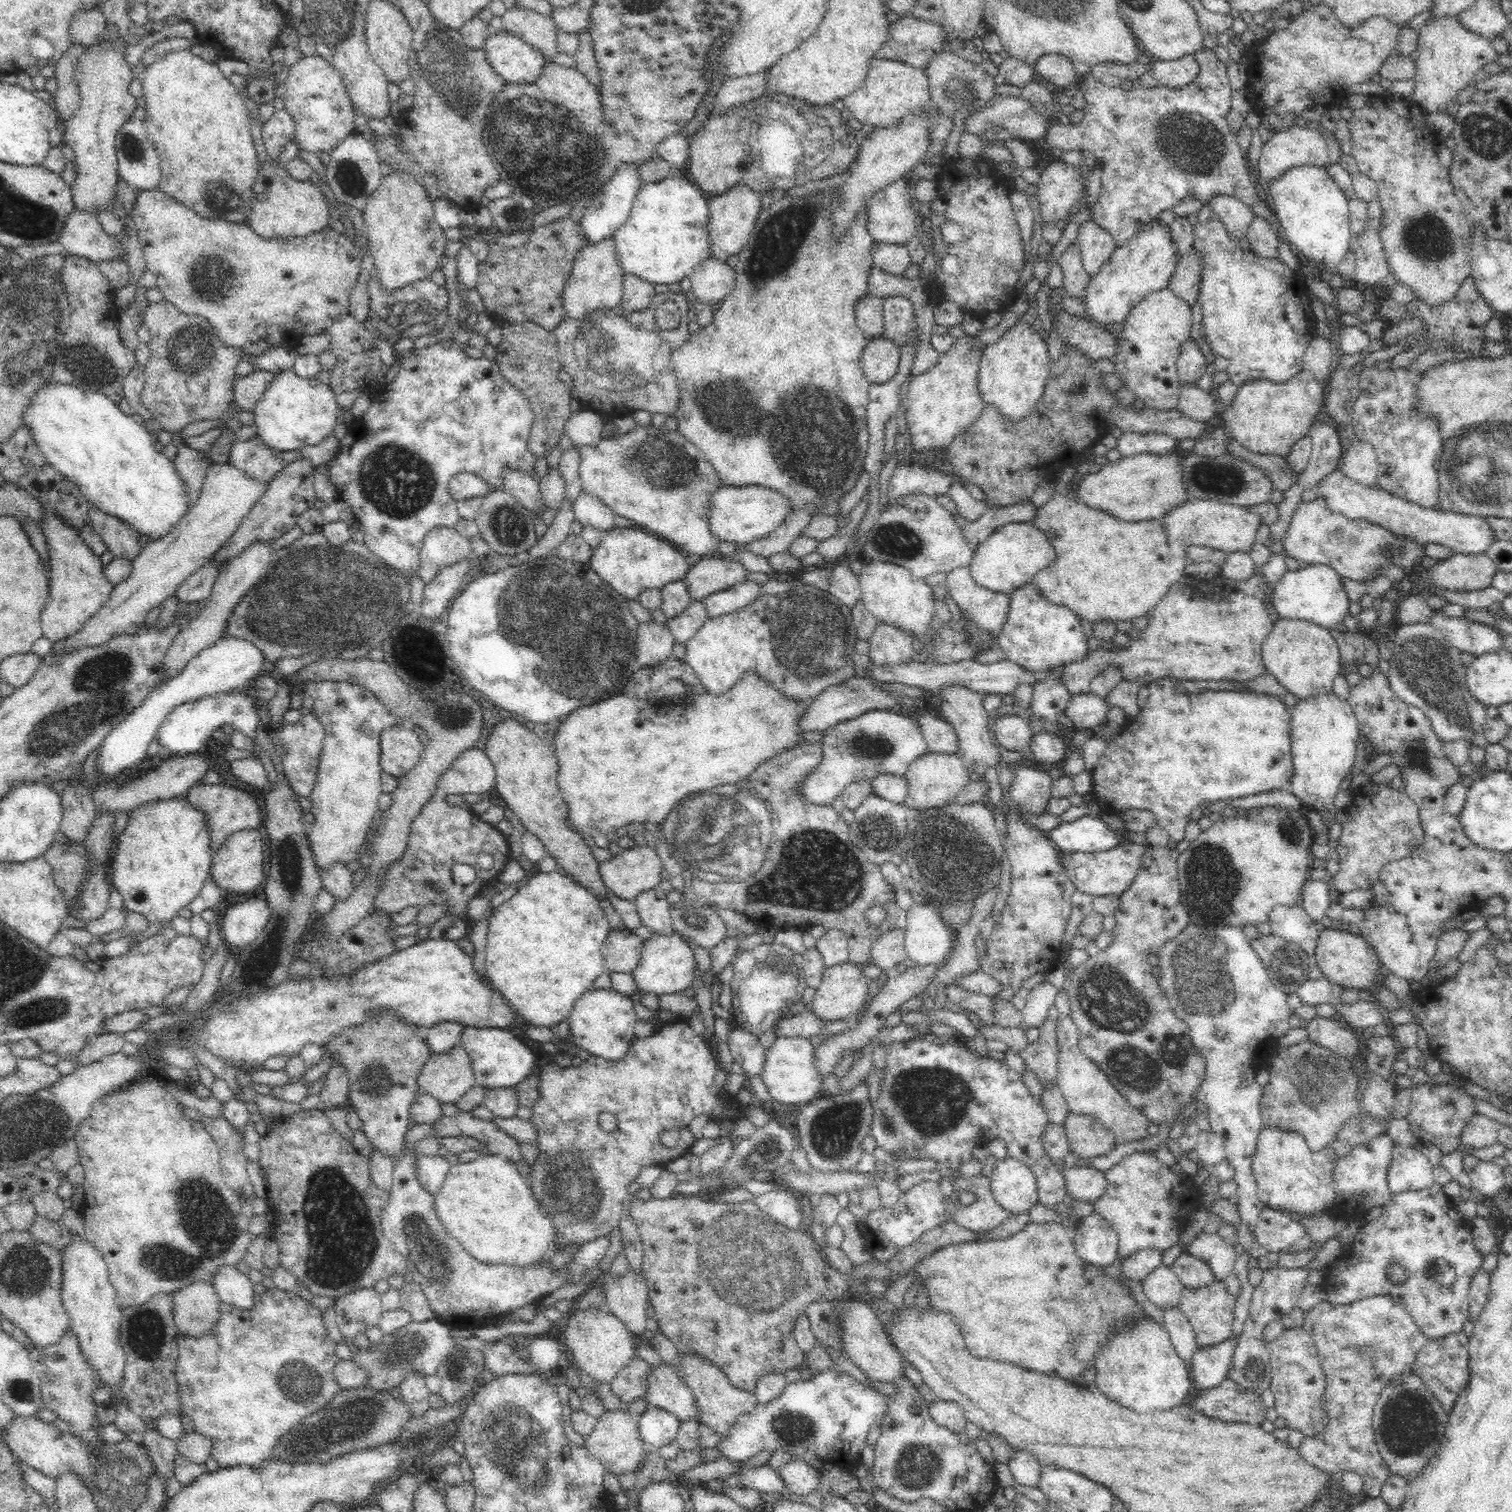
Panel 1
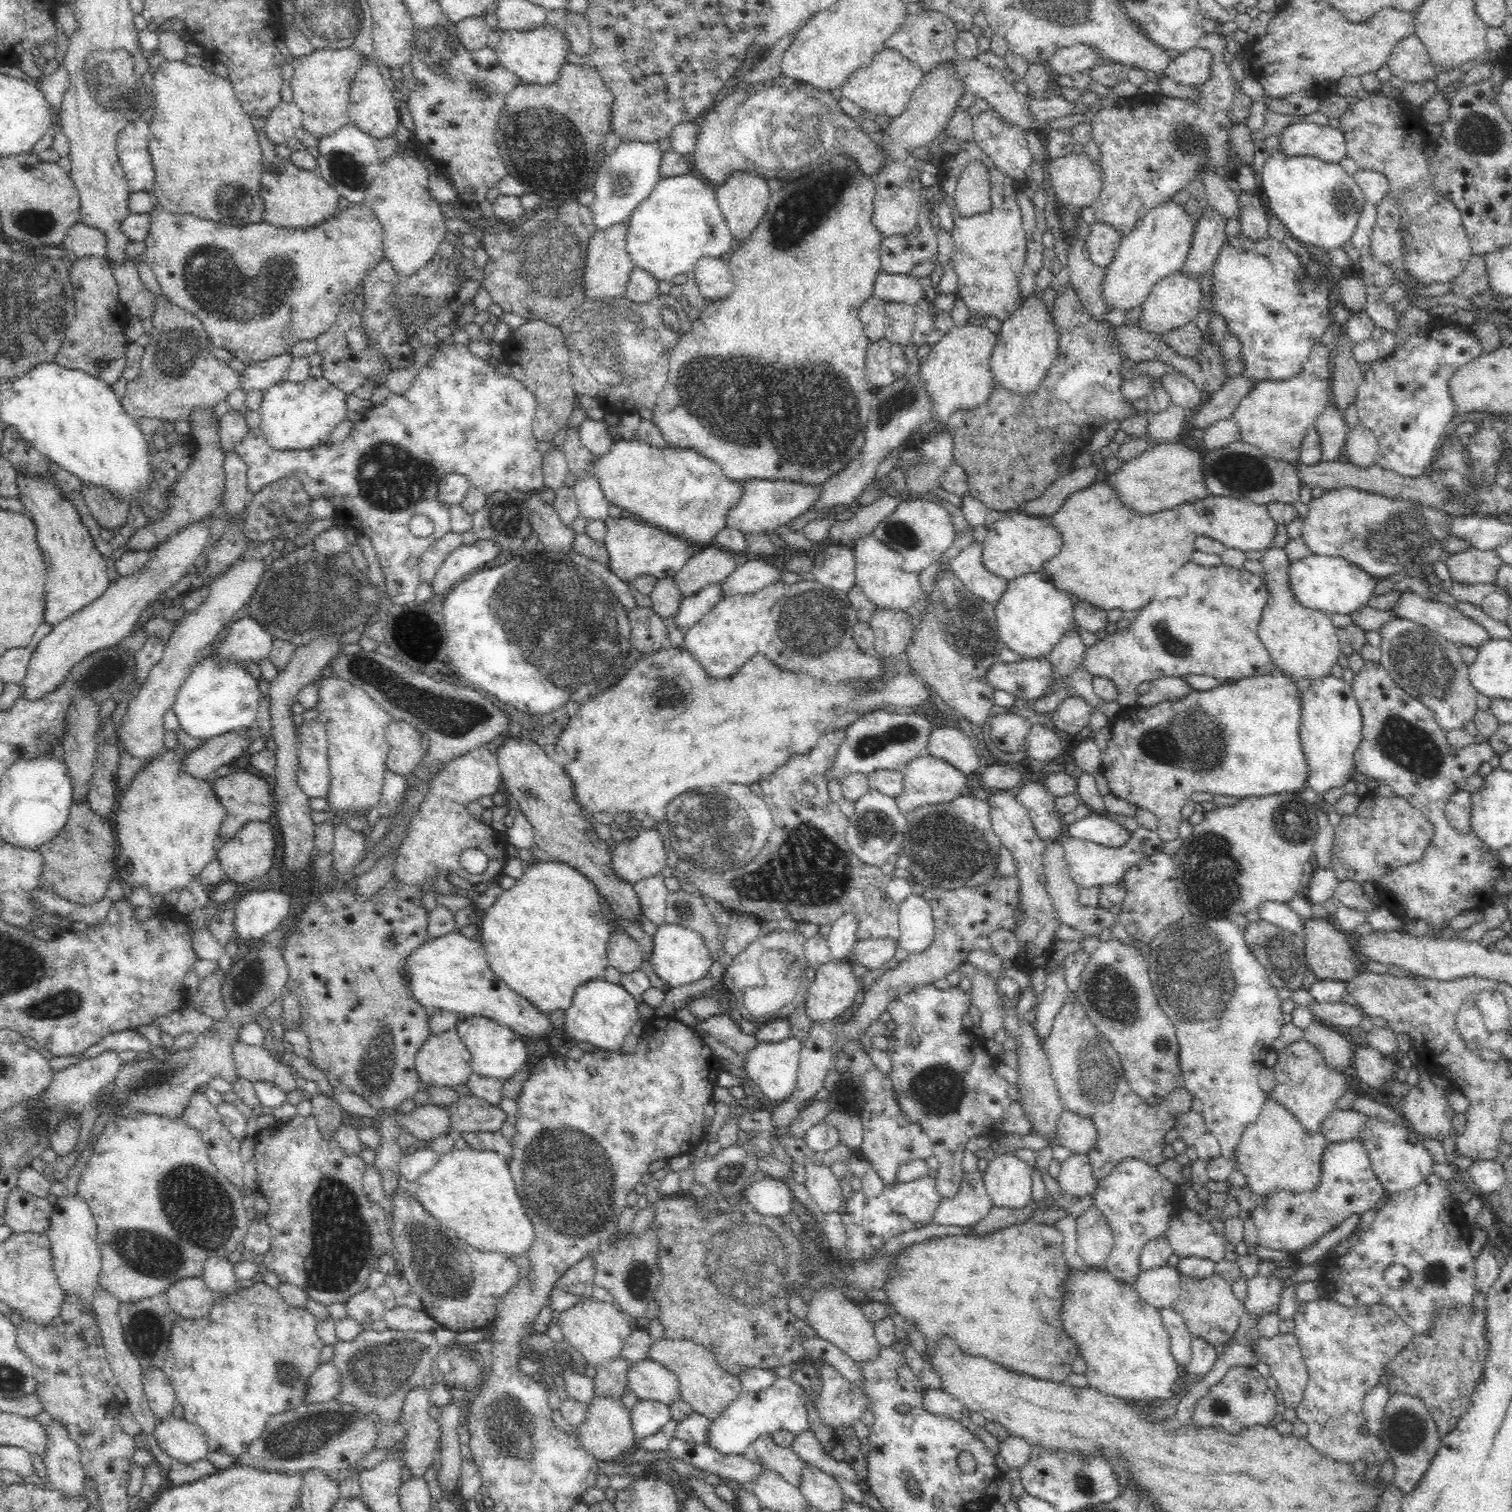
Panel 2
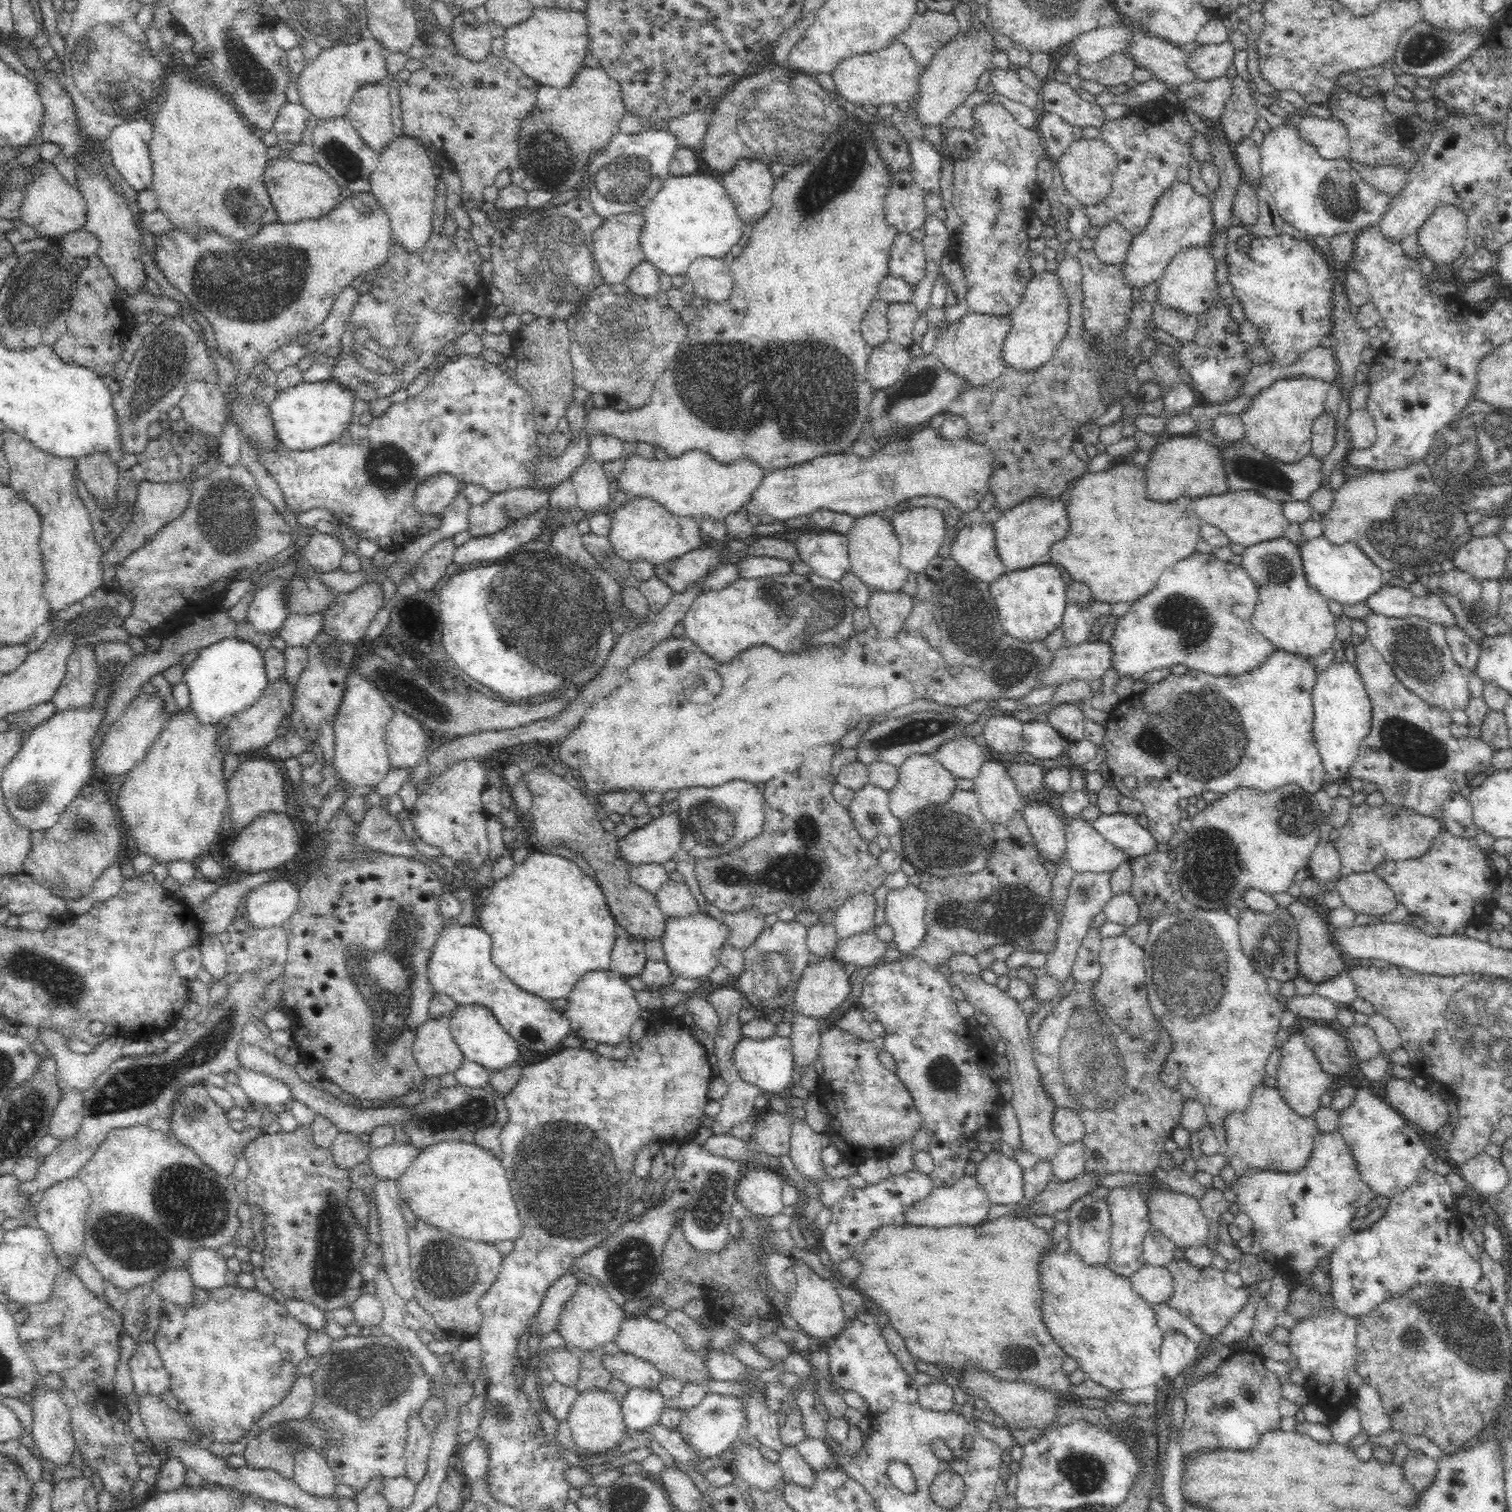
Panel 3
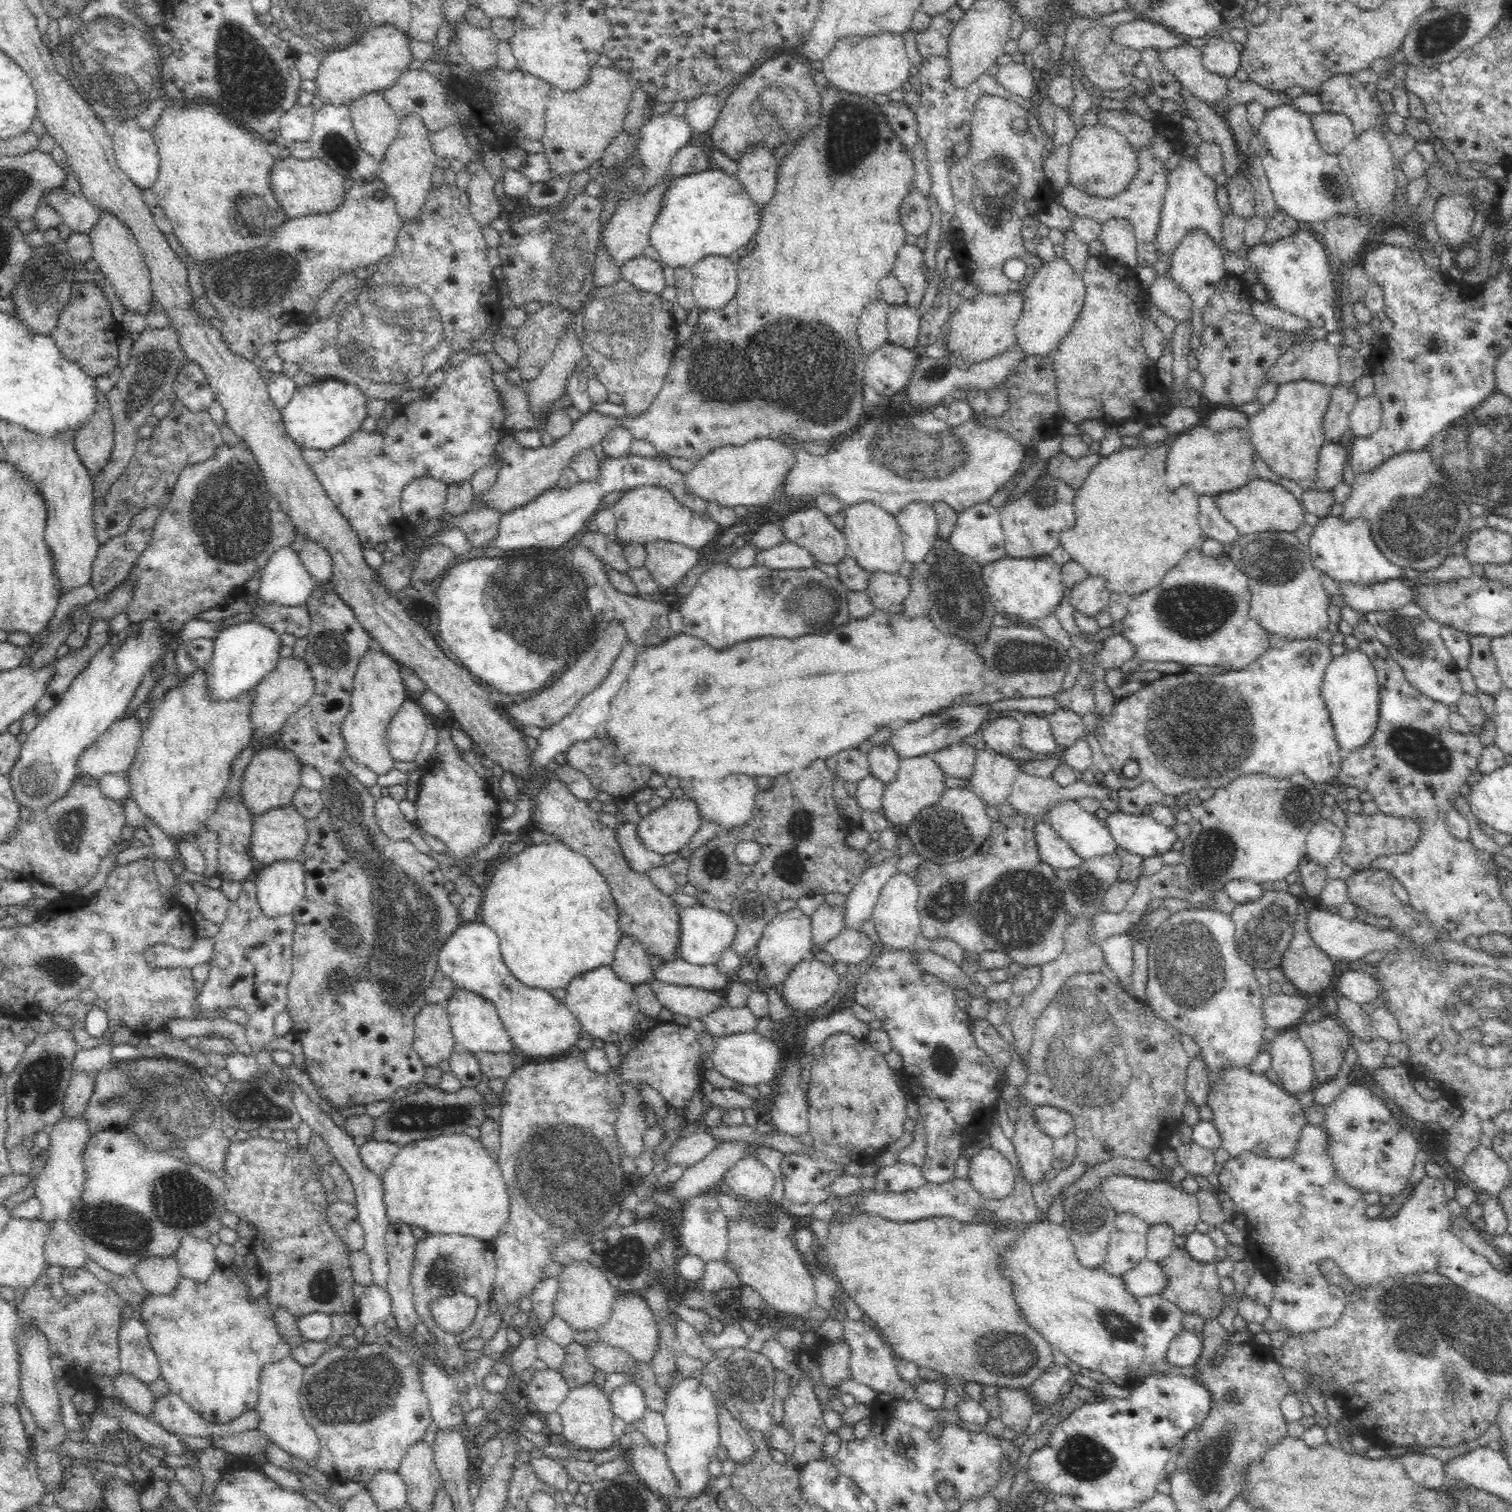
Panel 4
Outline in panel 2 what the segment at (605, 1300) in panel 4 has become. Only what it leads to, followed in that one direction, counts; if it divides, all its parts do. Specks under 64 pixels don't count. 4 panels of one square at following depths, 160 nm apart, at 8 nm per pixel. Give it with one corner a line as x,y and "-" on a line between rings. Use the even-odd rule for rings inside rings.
592,1297
578,1301
572,1308
561,1313
556,1322
565,1337
565,1344
574,1346
586,1360
596,1368
608,1360
620,1358
620,1351
634,1328
625,1319
625,1313
615,1308
615,1303
596,1301

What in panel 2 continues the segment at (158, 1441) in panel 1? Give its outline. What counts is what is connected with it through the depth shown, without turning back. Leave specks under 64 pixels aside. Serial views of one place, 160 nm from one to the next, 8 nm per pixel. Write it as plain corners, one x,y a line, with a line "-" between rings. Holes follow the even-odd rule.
100,1284
98,1288
92,1292
94,1298
92,1298
92,1304
94,1313
97,1317
98,1329
101,1331
101,1337
103,1338
103,1345
109,1360
110,1366
112,1367
113,1374
118,1380
118,1385
127,1397
127,1407
134,1413
136,1422
140,1426
141,1432
153,1435
152,1432
156,1431
156,1418
149,1408
149,1403
144,1391
143,1382
143,1371
139,1365
138,1359
132,1354
132,1351
126,1344
123,1326
118,1314
120,1302
115,1296
112,1296
107,1290
103,1290

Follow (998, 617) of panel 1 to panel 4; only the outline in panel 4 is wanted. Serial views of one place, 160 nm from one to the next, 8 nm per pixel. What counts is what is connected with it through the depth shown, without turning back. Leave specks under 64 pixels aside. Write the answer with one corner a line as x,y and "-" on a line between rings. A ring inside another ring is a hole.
987,501
962,510
948,541
958,555
966,555
980,566
1001,560
1006,555
999,509

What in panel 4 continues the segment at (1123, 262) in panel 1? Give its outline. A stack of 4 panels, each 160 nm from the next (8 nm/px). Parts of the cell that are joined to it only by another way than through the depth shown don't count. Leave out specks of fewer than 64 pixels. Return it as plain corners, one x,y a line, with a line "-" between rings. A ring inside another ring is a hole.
1181,151
1181,153
1182,158
1179,163
1167,176
1167,189
1162,205
1162,216
1160,216
1157,239
1155,240
1156,250
1160,254
1170,255
1190,230
1201,228
1211,236
1211,239
1221,250
1225,274
1242,275
1249,268
1249,264
1246,260
1242,260
1239,254
1230,253
1226,249
1226,245
1222,243
1222,220
1224,215
1216,200
1217,186
1214,178
1210,178
1202,172
1197,157
1189,159
1184,156
1184,151

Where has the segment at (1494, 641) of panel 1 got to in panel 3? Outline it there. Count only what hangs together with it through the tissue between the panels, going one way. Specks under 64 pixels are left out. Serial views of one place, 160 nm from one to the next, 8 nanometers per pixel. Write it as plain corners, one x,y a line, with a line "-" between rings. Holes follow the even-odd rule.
1384,583
1378,592
1374,592
1366,605
1376,614
1400,617
1416,616
1441,624
1445,629
1456,625
1454,614
1440,598
1437,591
1423,597
1415,596
1409,588
1390,586

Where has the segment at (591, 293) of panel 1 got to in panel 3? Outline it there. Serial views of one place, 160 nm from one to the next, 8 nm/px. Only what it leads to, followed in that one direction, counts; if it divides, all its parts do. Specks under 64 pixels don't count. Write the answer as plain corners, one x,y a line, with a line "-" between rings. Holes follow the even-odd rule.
621,213
610,216
601,227
593,232
591,254
598,268
600,278
607,284
622,284
634,266
645,260
639,243
642,225
646,222
644,213

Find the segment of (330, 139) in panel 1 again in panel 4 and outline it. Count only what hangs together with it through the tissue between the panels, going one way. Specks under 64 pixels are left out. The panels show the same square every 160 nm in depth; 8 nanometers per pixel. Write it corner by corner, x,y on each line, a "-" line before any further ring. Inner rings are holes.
392,25
371,26
368,32
352,46
332,52
322,52
318,74
313,80
324,103
349,105
359,96
372,92
384,92
396,84
414,59
410,53
408,32

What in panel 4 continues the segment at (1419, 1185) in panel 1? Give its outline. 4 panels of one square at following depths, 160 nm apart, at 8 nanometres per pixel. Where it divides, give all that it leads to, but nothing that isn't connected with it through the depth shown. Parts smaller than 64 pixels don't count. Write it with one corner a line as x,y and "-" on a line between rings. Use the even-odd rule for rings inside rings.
1348,1084
1332,1104
1324,1106
1322,1126
1328,1133
1328,1155
1334,1163
1336,1178
1350,1188
1363,1193
1377,1192
1398,1197
1406,1188
1418,1141
1404,1122
1393,1115
1393,1110
1380,1101
1368,1087

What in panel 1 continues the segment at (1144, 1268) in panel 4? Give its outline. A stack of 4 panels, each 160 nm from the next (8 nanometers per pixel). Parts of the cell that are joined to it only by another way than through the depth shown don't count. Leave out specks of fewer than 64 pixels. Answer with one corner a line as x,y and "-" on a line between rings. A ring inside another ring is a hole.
1157,1266
1142,1281
1143,1291
1153,1305
1161,1309
1171,1309
1180,1302
1185,1286
1176,1276
1172,1266

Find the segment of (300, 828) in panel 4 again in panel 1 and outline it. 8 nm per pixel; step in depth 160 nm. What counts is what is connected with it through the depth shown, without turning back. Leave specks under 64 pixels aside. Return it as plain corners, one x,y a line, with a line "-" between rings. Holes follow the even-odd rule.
258,829
240,830
230,835
226,842
217,851
213,852
209,876
214,879
220,891
224,894
233,892
243,895
258,888
264,882
262,842
264,840
262,840
262,834

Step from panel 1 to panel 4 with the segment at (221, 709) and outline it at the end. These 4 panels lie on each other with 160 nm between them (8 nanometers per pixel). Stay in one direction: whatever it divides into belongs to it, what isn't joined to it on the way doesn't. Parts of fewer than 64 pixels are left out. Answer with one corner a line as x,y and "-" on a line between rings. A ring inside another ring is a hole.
254,619
222,629
213,639
214,648
208,665
206,695
212,701
228,701
254,690
264,676
276,668
281,659
279,652
282,643
278,639
279,635
268,628
267,624

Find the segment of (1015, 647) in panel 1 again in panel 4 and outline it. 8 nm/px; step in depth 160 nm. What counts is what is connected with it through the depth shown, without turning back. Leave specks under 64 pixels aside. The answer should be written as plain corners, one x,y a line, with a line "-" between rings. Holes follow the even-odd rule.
1050,555
1010,559
1004,556
1001,560
982,566
982,578
988,589
988,594
996,613
1016,622
1018,625
1028,625
1034,620
1042,620
1054,612
1067,593
1062,582
1062,568
1055,564

